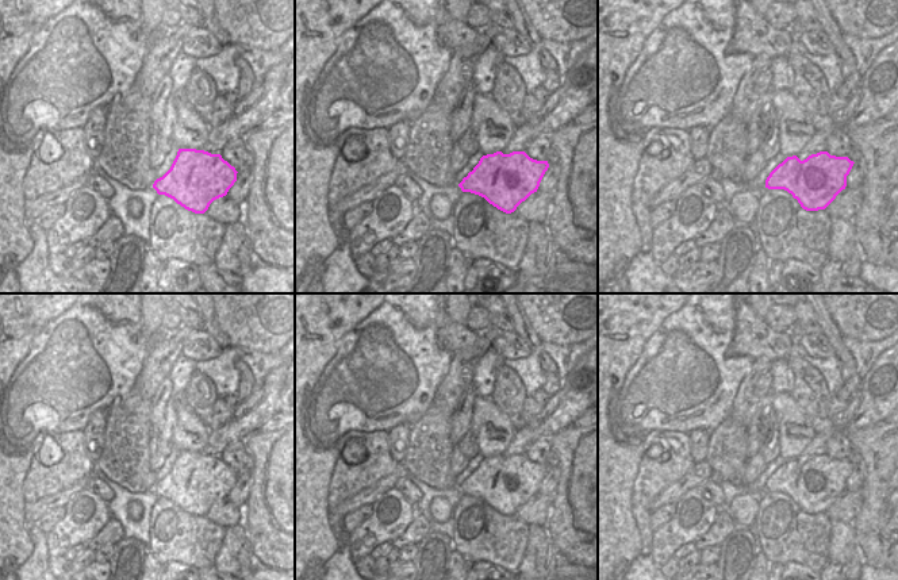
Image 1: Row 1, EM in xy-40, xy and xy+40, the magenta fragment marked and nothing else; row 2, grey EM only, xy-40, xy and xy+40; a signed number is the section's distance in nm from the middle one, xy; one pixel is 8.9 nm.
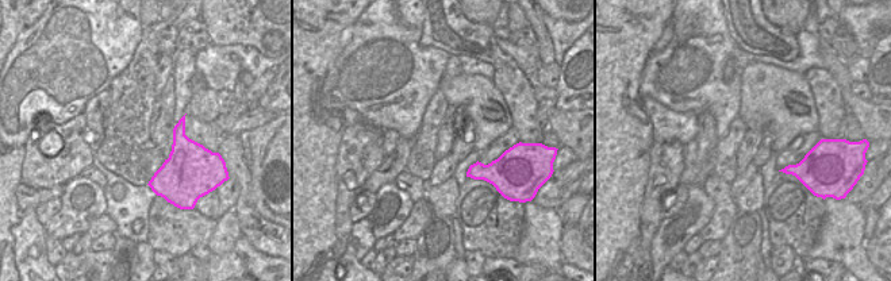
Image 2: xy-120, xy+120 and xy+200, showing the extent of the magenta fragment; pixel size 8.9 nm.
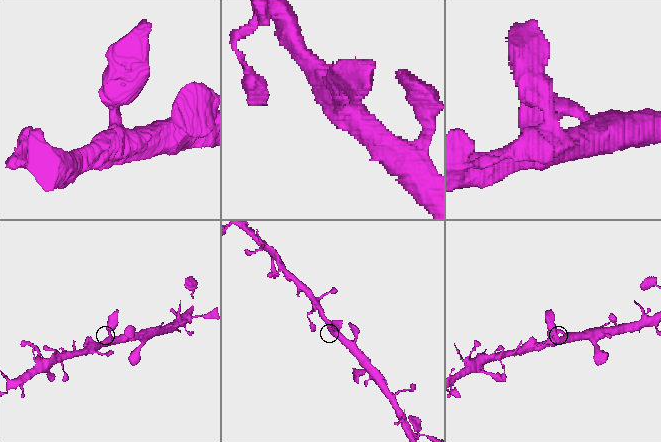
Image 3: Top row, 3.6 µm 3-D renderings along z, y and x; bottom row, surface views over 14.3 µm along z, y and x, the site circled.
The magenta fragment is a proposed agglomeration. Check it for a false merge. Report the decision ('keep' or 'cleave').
keep

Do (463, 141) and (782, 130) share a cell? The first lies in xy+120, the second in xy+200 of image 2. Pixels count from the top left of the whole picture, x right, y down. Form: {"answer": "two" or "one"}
{"answer": "two"}

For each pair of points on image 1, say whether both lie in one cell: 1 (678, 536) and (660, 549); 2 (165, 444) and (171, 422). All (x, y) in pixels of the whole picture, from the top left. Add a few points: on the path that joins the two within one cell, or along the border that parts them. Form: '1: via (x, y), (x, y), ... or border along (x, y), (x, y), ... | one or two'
1: via (674, 536), (664, 545) | one
2: via (165, 438), (169, 427) | one

